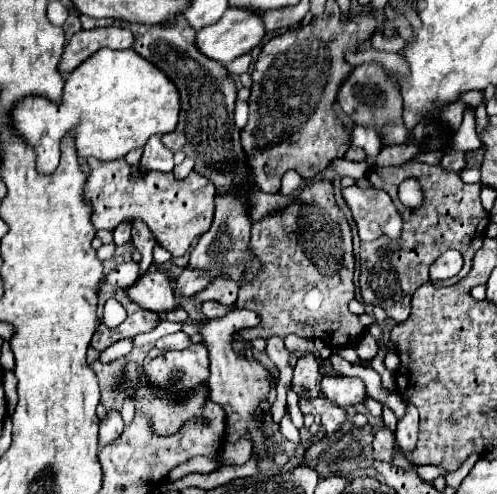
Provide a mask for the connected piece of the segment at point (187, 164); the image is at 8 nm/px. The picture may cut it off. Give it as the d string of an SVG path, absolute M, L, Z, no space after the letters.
M186 158L181 164L174 167L173 173L177 179L184 179L193 171L194 165L194 160Z

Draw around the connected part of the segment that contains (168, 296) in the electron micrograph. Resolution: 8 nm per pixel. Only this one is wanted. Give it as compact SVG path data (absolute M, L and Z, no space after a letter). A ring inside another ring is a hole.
M146 272L146 276L140 278L140 282L126 288L128 296L142 308L152 312L170 312L178 308L174 296L172 280L164 272Z

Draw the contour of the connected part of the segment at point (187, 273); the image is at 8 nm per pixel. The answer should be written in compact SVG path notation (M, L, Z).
M186 268L178 280L176 280L176 296L190 296L190 294L196 294L202 290L202 286L208 286L212 280L210 272L200 272L200 270L192 270L192 268Z

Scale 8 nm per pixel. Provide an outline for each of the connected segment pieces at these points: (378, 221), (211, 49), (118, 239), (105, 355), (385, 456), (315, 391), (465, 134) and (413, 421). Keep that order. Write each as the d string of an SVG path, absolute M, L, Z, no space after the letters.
M350 186L344 188L342 194L356 220L360 240L370 242L380 236L400 236L402 218L384 190L362 190L358 186Z
M228 8L216 24L196 32L196 44L204 56L210 56L212 60L226 66L234 58L258 46L264 34L266 30L262 26L260 14Z
M122 222L122 224L114 230L114 242L116 242L116 246L122 246L122 244L130 242L130 230L132 230L132 224L130 224L130 222Z
M126 338L112 344L106 350L100 353L100 360L103 363L109 363L118 358L125 357L133 347L133 338Z
M386 426L380 428L376 434L374 434L374 459L381 462L390 462L394 448L396 448L395 434Z
M306 354L296 362L292 390L298 394L298 398L316 398L320 394L318 382L320 382L318 360L312 354Z
M469 106L464 112L462 124L452 135L451 147L454 151L465 153L481 147L481 141L476 132L474 111Z
M408 404L406 414L396 424L396 440L404 452L410 452L416 446L416 436L418 436L418 410L412 404Z

